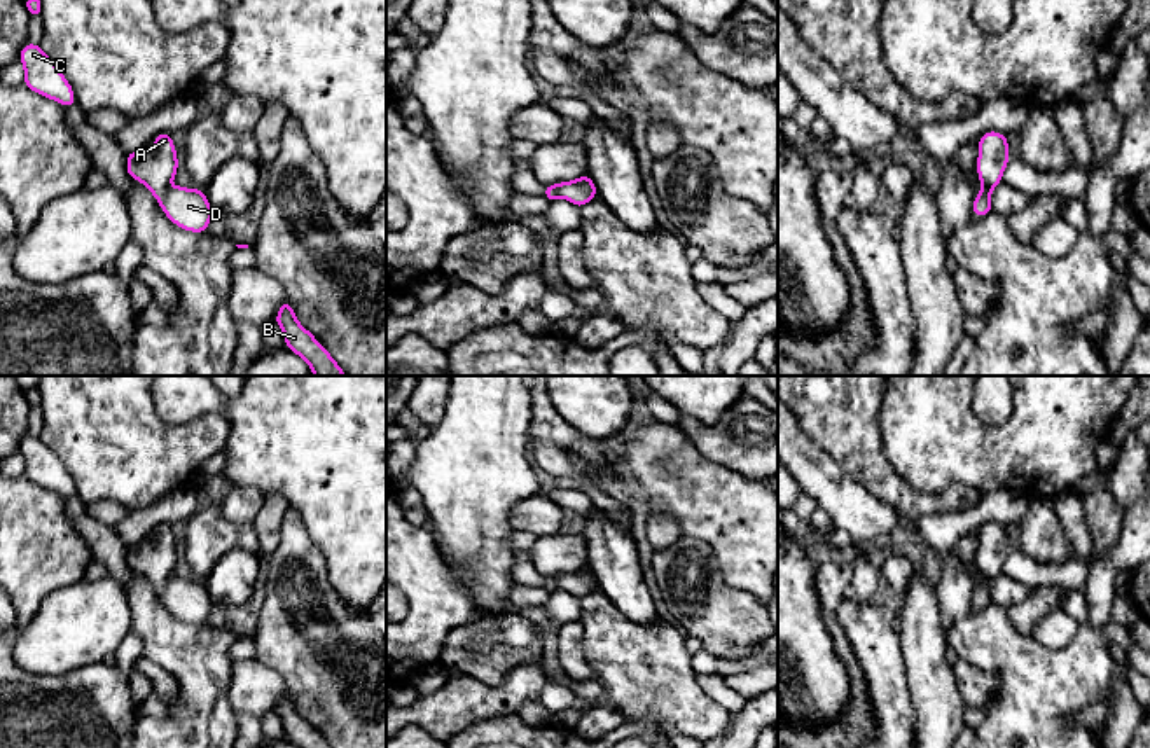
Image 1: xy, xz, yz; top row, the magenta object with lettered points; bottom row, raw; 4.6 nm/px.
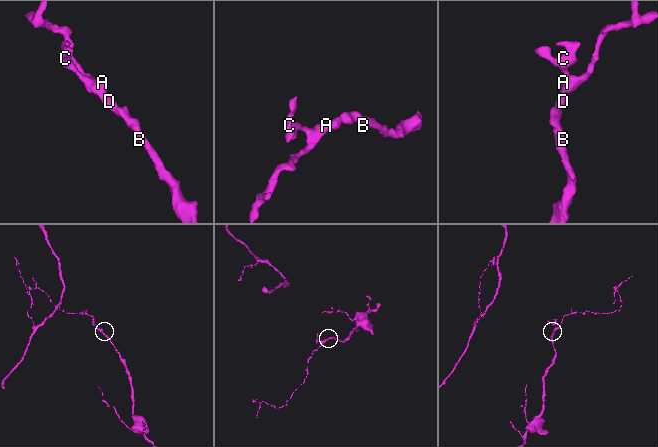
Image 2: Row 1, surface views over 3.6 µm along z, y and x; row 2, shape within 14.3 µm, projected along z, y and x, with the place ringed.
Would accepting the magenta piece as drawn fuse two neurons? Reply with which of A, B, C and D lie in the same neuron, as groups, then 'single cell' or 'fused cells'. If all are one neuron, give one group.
groups A B C D; single cell

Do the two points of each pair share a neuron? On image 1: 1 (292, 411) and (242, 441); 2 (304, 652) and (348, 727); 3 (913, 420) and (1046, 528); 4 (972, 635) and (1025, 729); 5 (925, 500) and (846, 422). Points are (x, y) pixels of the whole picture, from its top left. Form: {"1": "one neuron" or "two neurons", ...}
{"1": "one neuron", "2": "one neuron", "3": "two neurons", "4": "one neuron", "5": "one neuron"}

